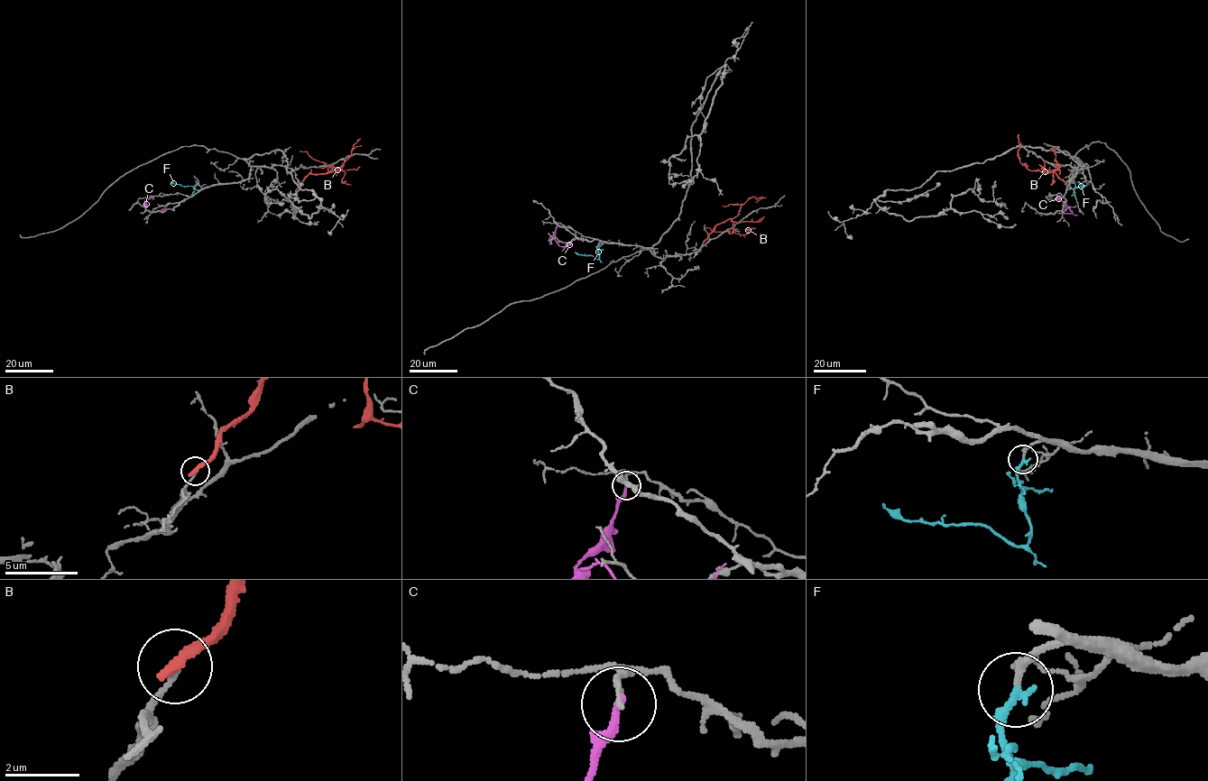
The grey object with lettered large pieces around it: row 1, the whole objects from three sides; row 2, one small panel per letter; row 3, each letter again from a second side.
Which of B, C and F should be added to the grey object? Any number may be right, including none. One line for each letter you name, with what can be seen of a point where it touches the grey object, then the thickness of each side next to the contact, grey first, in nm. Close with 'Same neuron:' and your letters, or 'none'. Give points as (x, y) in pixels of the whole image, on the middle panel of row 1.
F: (598, 244) | 220/240 nm
Same neuron: F

